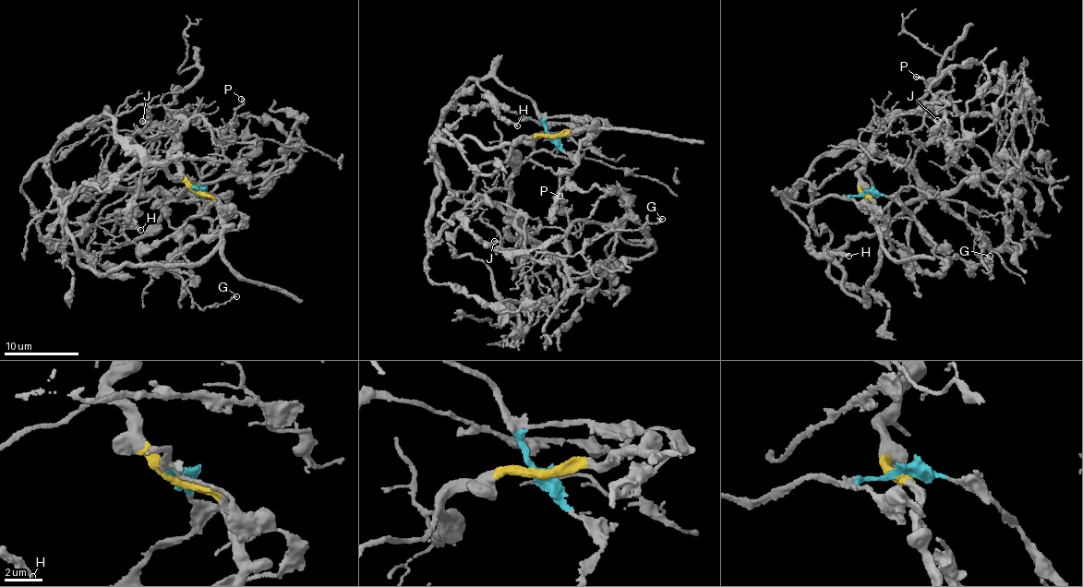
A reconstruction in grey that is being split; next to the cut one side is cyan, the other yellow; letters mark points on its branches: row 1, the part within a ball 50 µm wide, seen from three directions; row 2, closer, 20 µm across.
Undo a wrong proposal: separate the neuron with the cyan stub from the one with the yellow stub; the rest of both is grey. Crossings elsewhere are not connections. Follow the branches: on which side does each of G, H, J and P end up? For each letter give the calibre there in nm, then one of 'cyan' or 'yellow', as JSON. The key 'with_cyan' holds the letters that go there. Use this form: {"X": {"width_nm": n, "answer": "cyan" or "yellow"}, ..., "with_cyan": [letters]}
{"G": {"width_nm": 200, "answer": "yellow"}, "H": {"width_nm": 200, "answer": "cyan"}, "J": {"width_nm": 180, "answer": "yellow"}, "P": {"width_nm": 200, "answer": "yellow"}, "with_cyan": ["H"]}

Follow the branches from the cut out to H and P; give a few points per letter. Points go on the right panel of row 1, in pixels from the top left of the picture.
H: (866, 194), (828, 196), (807, 206), (789, 200), (787, 202), (807, 231), (815, 250), (849, 255)
P: (866, 194), (858, 176), (880, 124), (873, 118), (893, 134), (921, 126), (932, 96), (923, 80), (915, 77)

